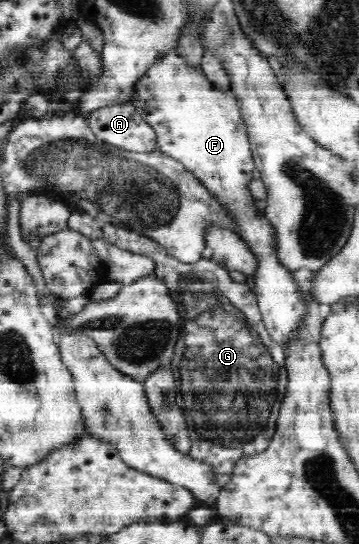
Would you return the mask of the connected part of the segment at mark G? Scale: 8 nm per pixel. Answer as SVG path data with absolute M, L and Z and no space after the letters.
M102 225L102 229L112 245L132 253L144 254L155 261L152 275L165 285L176 305L180 316L180 335L170 364L172 376L176 379L175 403L186 419L191 437L189 456L209 469L213 483L224 487L240 461L264 453L276 434L277 417L284 401L287 401L288 385L291 383L289 373L284 368L287 352L272 339L265 328L251 282L240 283L232 279L225 259L211 256L195 262L183 262L168 255L157 241L138 231L114 225Z

